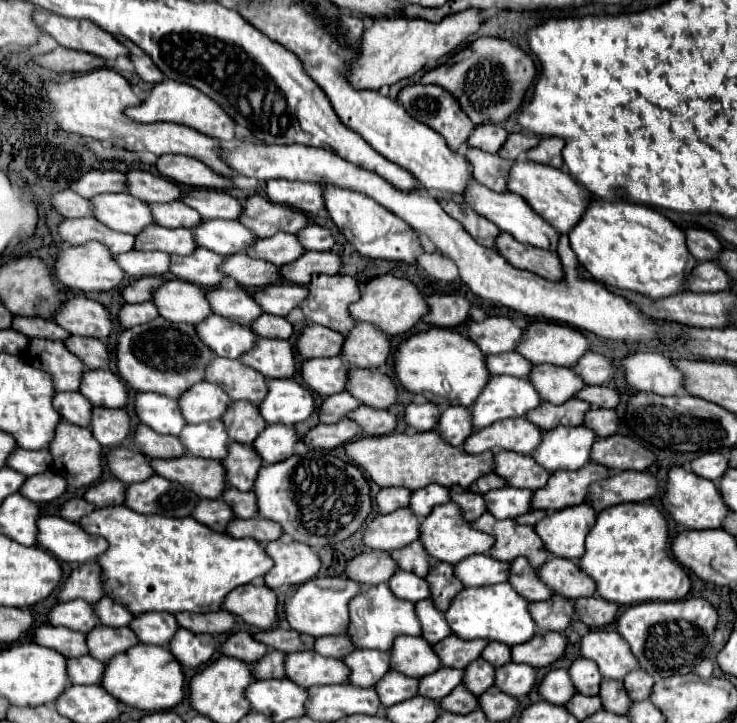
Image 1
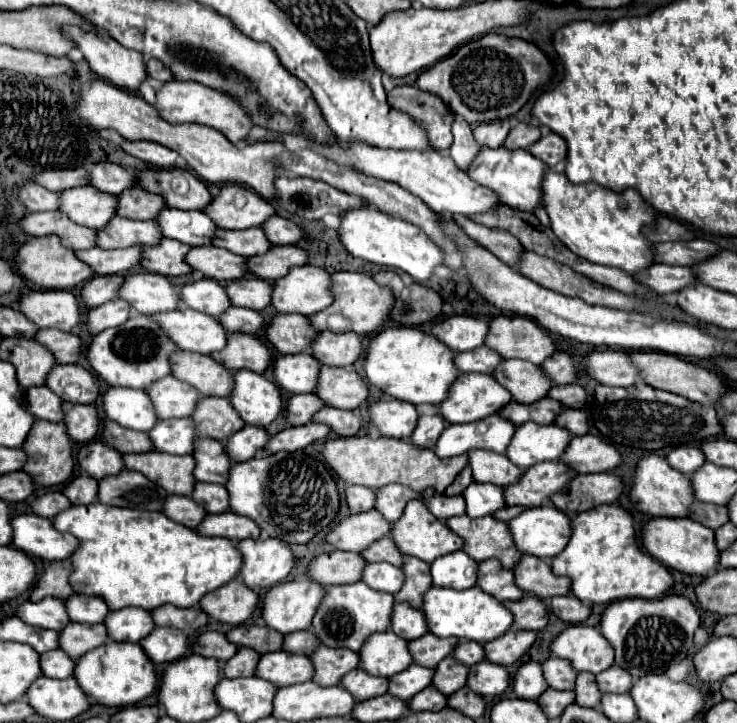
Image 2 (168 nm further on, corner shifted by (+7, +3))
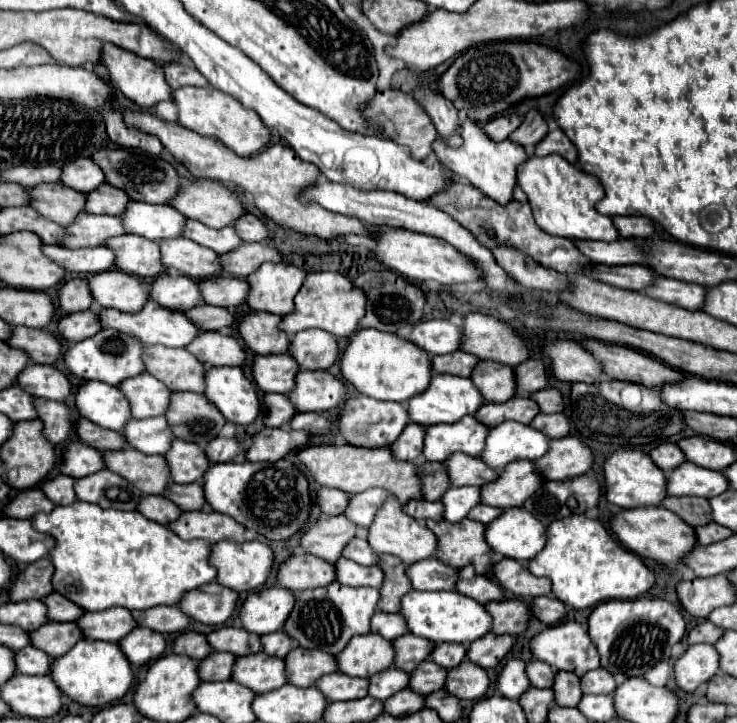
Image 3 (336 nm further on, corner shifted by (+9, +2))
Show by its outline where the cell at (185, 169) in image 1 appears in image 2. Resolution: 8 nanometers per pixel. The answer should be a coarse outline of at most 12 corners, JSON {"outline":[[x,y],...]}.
{"outline":[[127,142],[121,148],[143,162],[171,170],[179,154],[155,142]]}

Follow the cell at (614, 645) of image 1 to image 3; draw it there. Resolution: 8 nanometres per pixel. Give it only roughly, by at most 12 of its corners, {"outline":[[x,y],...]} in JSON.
{"outline":[[563,621],[529,641],[533,657],[577,677],[599,667],[587,627]]}

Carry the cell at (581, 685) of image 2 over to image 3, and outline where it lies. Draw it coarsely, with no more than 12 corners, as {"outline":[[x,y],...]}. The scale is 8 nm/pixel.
{"outline":[[555,675],[553,693],[561,707],[577,707],[583,697],[579,677]]}

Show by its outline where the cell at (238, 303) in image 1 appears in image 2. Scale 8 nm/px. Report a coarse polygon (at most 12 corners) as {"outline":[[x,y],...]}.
{"outline":[[209,278],[185,284],[185,306],[219,318],[231,308],[227,290]]}

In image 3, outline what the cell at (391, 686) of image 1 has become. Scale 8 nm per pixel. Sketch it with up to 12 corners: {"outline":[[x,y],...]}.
{"outline":[[345,673],[321,677],[315,687],[329,701],[367,695],[369,681]]}

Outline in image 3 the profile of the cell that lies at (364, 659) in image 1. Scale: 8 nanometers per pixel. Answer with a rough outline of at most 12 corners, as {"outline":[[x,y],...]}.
{"outline":[[297,647],[285,673],[297,687],[311,687],[335,671],[335,657]]}

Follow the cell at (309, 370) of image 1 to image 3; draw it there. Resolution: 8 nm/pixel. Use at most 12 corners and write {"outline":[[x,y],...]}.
{"outline":[[255,355],[263,393],[289,393],[299,371],[291,355]]}

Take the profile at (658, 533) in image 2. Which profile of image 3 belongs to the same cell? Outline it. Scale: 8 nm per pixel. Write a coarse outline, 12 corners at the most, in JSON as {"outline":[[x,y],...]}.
{"outline":[[665,507],[615,513],[615,537],[639,557],[679,563],[693,527]]}

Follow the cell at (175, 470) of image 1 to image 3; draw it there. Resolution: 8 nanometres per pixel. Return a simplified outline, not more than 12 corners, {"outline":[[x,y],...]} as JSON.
{"outline":[[129,447],[103,453],[105,467],[145,495],[163,495],[169,465]]}

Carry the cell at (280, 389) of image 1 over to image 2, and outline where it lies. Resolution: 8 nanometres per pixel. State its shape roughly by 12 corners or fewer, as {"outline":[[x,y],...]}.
{"outline":[[235,372],[231,404],[267,428],[285,410],[281,388],[263,374]]}

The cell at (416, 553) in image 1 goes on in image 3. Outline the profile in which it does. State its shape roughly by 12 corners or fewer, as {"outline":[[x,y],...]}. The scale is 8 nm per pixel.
{"outline":[[355,537],[347,543],[343,557],[359,565],[375,565],[377,555],[367,539]]}

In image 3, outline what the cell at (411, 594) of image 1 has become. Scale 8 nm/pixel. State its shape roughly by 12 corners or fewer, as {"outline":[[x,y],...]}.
{"outline":[[341,557],[333,567],[347,587],[377,587],[383,573]]}

